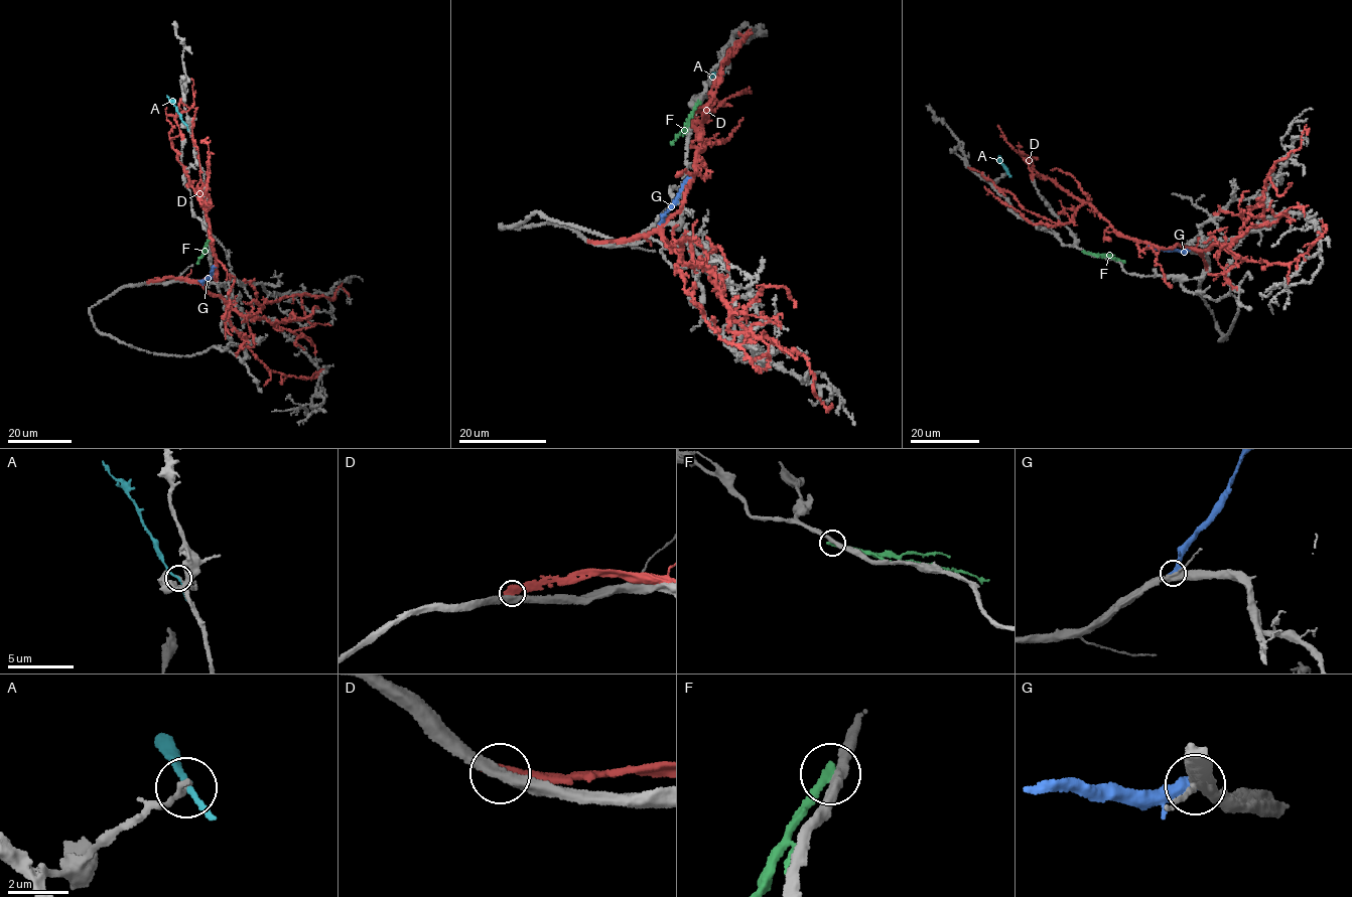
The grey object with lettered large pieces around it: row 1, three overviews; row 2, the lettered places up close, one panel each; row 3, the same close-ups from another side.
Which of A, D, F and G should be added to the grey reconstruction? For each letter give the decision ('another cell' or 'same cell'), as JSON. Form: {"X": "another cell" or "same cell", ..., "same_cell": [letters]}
{"A": "another cell", "D": "another cell", "F": "another cell", "G": "same cell", "same_cell": ["G"]}

